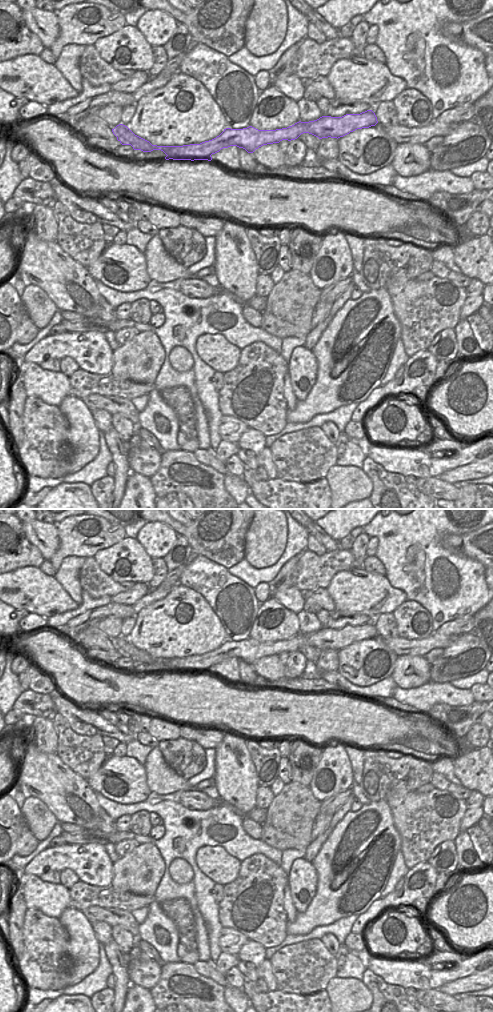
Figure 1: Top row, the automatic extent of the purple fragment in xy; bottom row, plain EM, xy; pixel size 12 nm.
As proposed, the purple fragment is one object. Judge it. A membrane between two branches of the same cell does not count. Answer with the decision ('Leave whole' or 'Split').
Leave whole.

